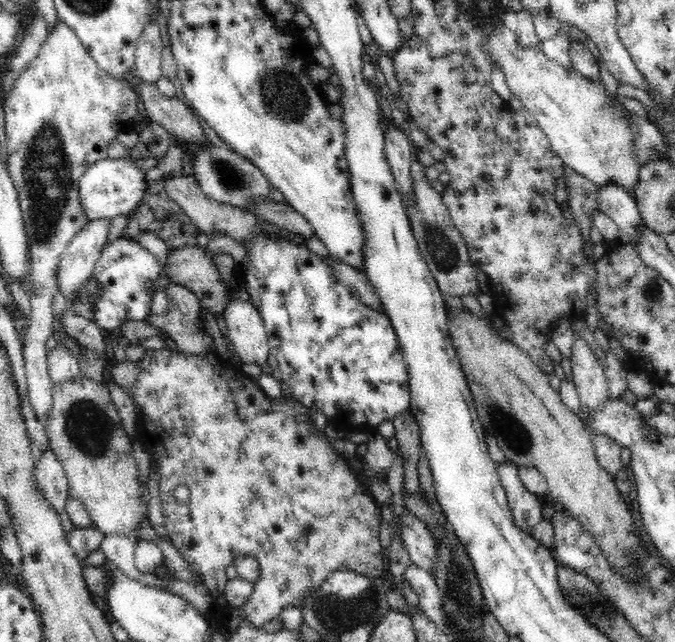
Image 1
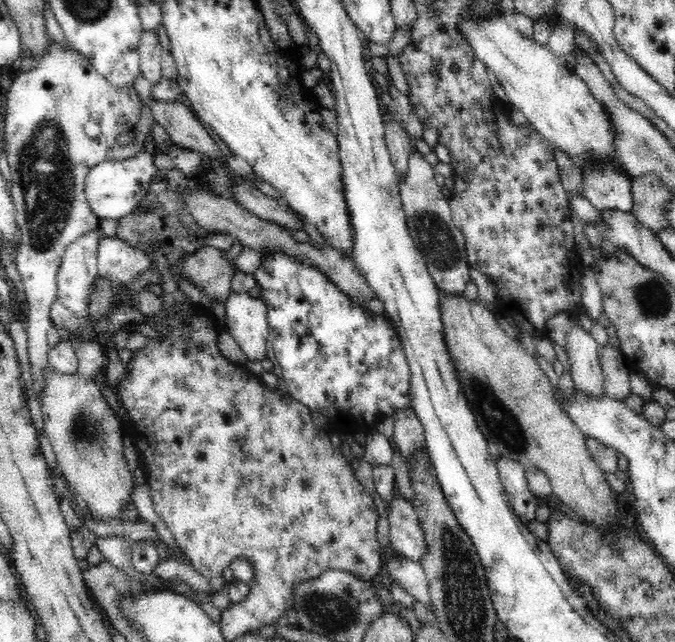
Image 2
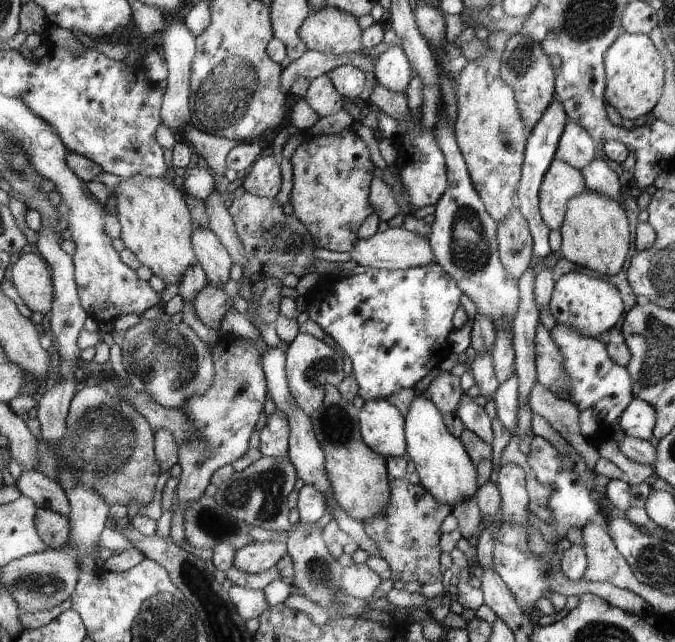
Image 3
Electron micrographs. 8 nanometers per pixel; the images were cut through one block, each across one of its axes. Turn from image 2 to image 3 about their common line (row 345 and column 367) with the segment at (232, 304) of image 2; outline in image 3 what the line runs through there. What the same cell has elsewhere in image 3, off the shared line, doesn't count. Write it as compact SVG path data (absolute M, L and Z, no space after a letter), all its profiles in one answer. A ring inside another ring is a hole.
M390 227L386 232L376 232L366 240L357 239L350 253L351 260L358 265L358 270L359 267L360 269L371 267L377 270L408 269L412 266L425 266L435 261L435 254L428 238L409 232L404 227Z

